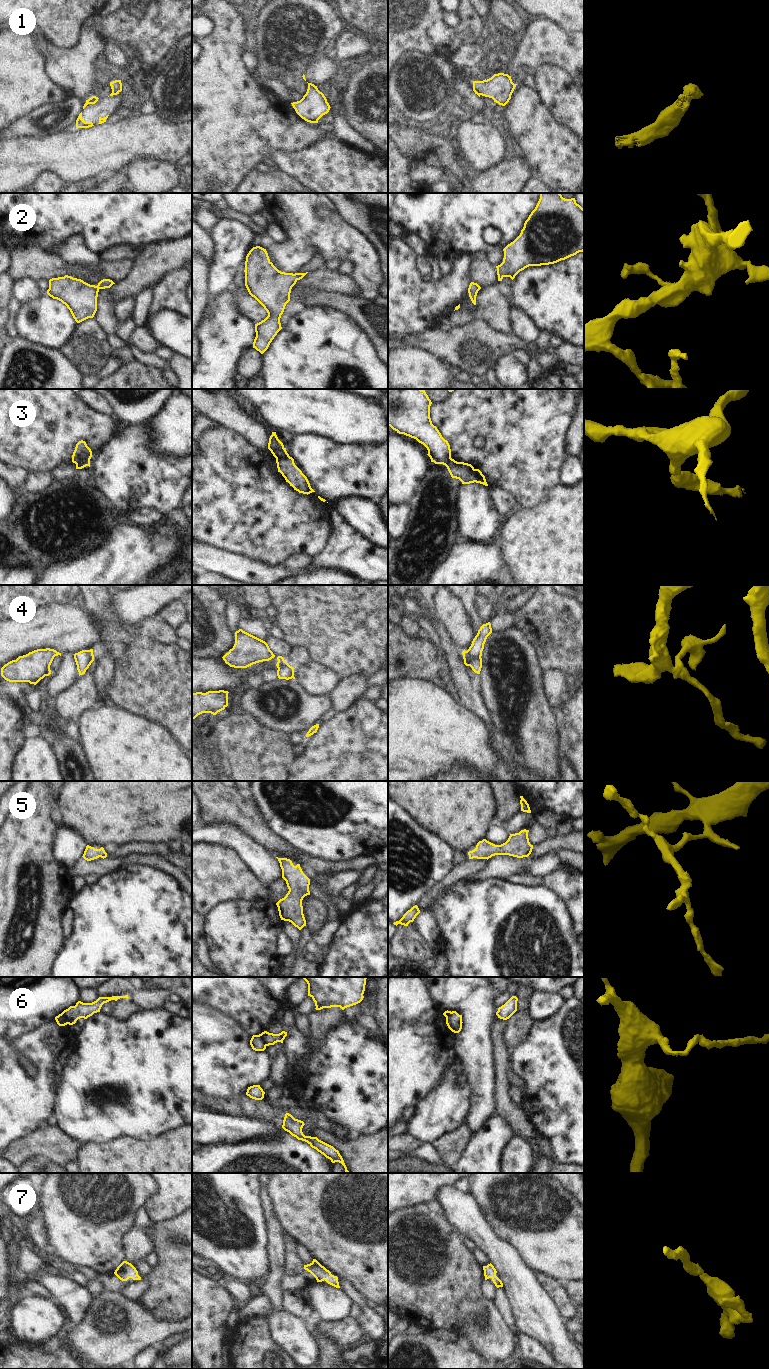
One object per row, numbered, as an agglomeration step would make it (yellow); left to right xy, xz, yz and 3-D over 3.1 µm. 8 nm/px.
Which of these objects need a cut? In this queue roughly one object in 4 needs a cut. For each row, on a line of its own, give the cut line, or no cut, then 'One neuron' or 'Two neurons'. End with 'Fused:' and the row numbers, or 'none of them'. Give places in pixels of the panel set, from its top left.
1: Split along yz (473, 87), (480, 94). Two neurons
2: No split. One neuron
3: Split along xy (89, 459), (79, 461), (76, 464). Two neurons
4: Split along yz (466, 651), (473, 657), (480, 657). Two neurons
5: No split. One neuron
6: Split along xz (259, 1034), (266, 1045). Two neurons
7: No split. One neuron
Fused: 1, 3, 4, 6

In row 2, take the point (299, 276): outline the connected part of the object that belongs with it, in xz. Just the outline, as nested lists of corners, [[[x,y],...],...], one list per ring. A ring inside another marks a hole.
[[[260,246],[253,247],[247,254],[244,272],[249,294],[268,313],[264,320],[255,324],[253,348],[263,354],[282,329],[280,318],[290,301],[292,287],[308,272],[293,274],[279,271],[270,261],[266,249]]]

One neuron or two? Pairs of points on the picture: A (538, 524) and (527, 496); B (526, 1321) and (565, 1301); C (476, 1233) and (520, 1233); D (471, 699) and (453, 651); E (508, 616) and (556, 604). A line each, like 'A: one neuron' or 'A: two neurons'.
A: two neurons
B: two neurons
C: two neurons
D: one neuron
E: two neurons

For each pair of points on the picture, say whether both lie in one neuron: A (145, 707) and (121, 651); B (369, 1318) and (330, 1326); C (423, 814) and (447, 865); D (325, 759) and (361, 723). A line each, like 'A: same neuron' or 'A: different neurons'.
A: different neurons
B: different neurons
C: different neurons
D: same neuron

